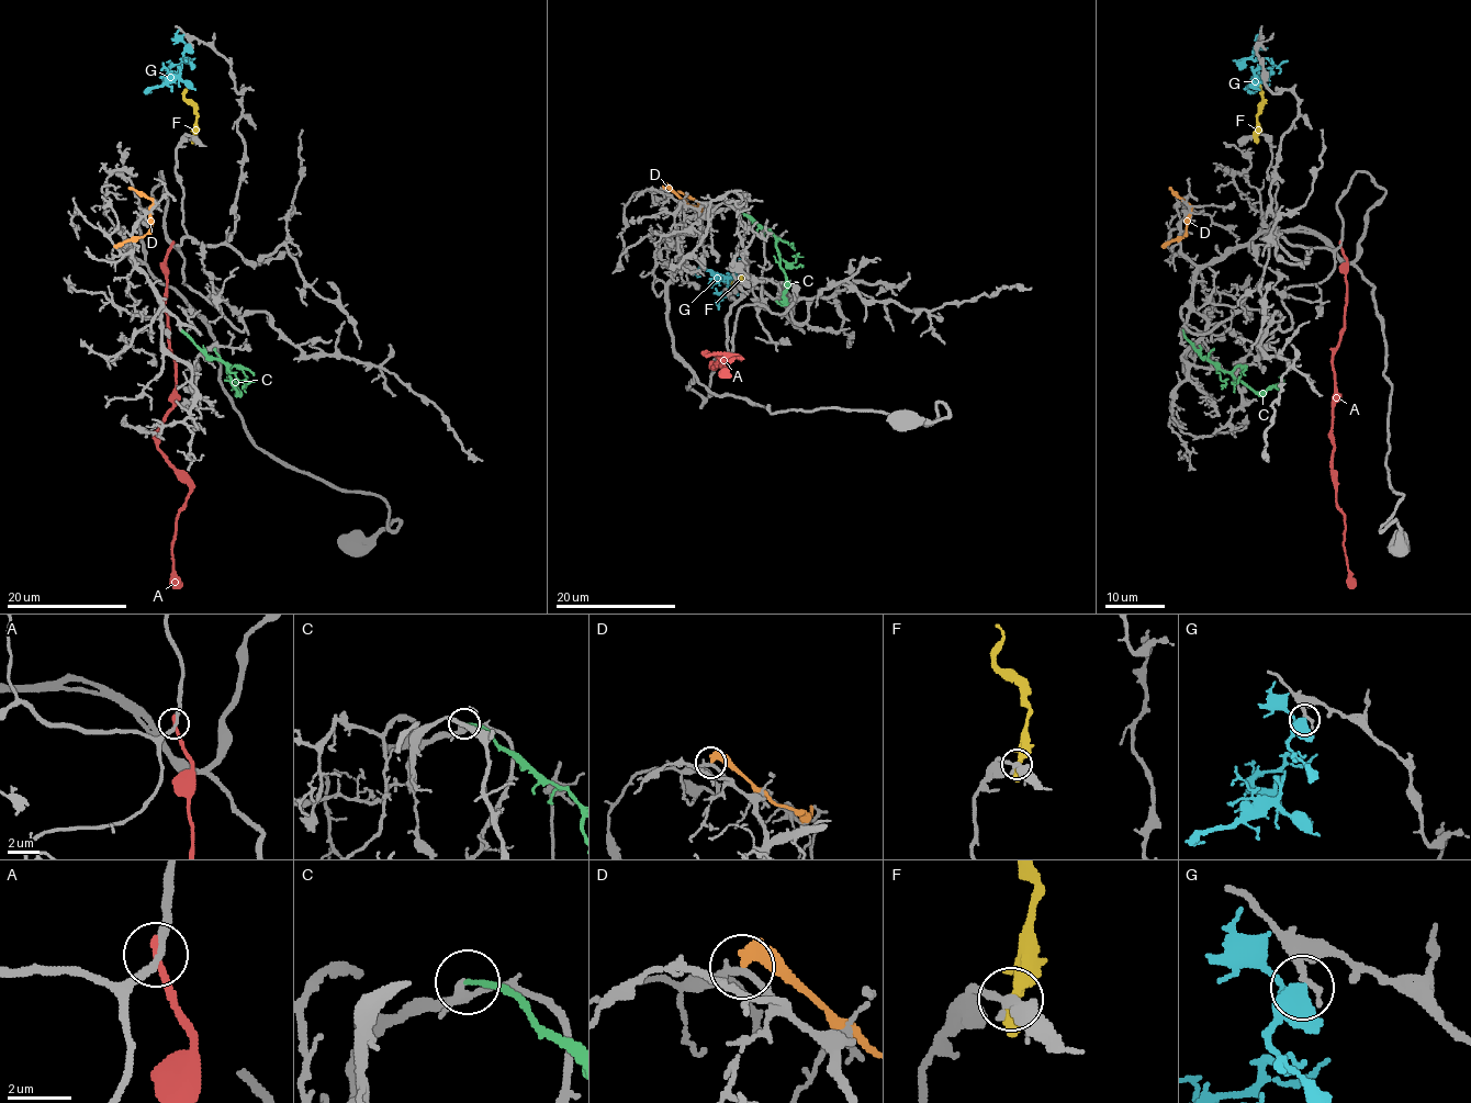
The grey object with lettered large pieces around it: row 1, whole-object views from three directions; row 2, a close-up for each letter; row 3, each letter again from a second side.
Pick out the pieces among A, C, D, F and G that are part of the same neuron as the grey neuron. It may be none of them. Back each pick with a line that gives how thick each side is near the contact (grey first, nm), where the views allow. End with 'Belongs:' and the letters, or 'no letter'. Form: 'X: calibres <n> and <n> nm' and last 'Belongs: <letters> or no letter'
C: calibres 240 and 180 nm
Belongs: C

